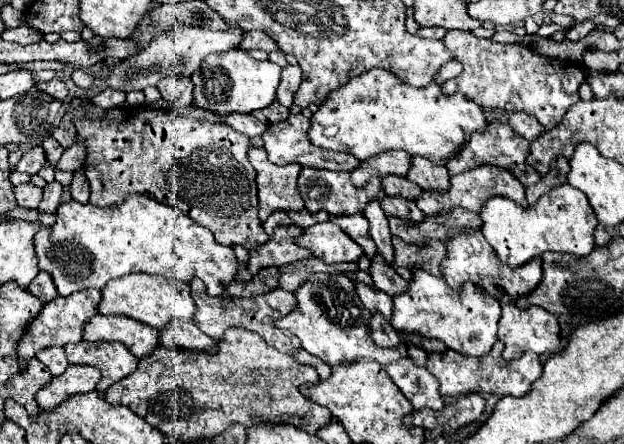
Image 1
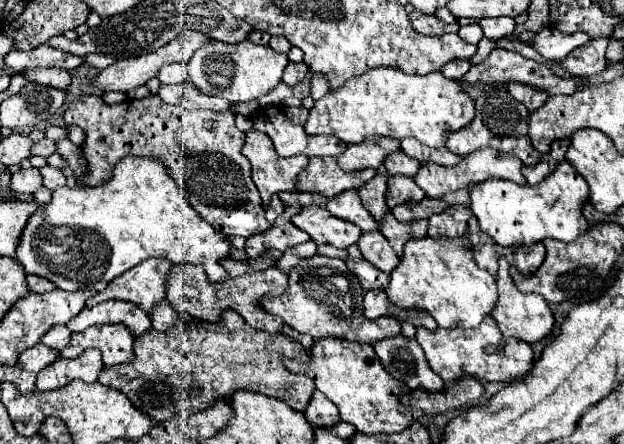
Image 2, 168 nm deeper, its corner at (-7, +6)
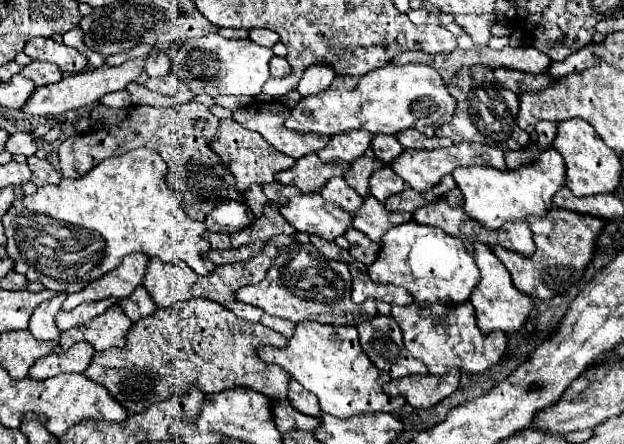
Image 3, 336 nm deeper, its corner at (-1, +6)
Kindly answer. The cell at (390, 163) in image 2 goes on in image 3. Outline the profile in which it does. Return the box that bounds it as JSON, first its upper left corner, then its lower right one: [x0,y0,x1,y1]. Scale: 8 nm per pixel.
[371,134,403,164]

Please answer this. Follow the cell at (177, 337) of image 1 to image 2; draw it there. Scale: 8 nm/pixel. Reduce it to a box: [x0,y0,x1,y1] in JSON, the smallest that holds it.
[151,300,197,332]

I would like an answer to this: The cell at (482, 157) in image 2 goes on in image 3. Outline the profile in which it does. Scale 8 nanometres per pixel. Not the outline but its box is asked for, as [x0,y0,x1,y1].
[391,142,507,192]

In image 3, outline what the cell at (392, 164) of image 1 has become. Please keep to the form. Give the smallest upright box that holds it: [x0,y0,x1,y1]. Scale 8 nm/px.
[317,130,373,162]

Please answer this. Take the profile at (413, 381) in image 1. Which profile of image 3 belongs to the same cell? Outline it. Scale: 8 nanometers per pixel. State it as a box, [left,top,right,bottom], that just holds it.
[359,314,427,378]

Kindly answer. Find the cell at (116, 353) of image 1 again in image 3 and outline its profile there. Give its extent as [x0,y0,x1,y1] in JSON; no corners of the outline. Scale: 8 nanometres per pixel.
[55,306,133,352]

